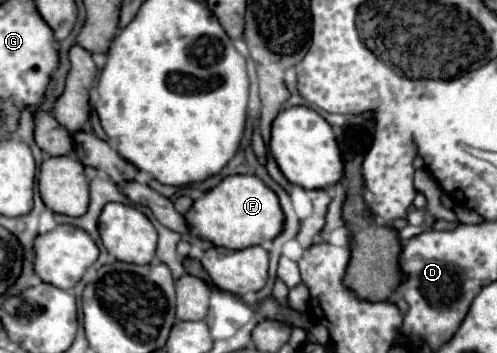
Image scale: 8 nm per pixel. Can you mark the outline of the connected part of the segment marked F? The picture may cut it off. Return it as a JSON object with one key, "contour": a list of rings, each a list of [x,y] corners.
{"contour":[[[229,175],[217,187],[197,197],[183,215],[191,235],[227,249],[267,245],[283,227],[283,211],[277,195],[255,175]]]}

